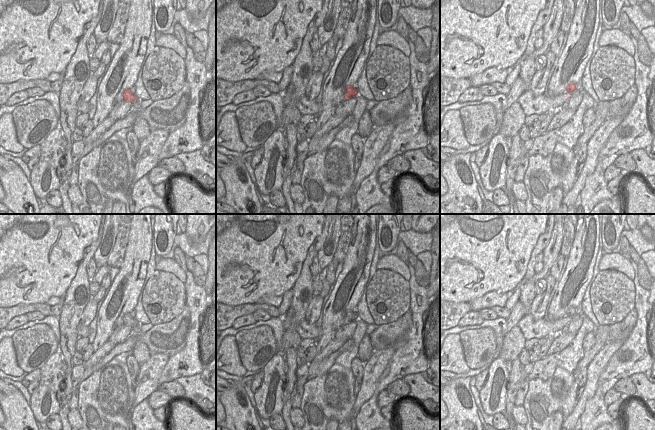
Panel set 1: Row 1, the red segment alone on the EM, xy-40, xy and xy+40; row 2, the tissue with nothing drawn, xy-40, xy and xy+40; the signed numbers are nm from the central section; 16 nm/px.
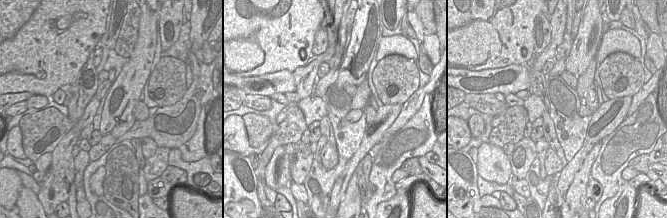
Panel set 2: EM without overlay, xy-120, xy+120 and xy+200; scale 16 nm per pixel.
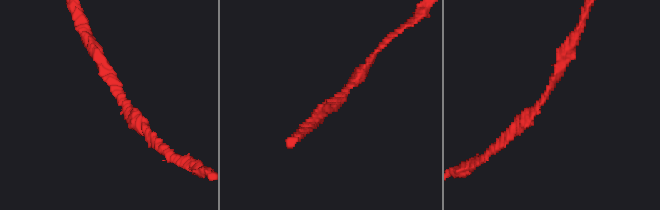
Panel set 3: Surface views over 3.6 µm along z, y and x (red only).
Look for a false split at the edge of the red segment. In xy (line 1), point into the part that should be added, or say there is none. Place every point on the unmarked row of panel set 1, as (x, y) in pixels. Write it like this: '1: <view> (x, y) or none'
1: none

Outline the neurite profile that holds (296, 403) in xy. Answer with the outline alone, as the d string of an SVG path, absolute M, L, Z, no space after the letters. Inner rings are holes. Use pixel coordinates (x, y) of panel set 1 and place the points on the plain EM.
M297 387L296 395L292 403L292 408L300 408L302 396L303 396L303 387Z

